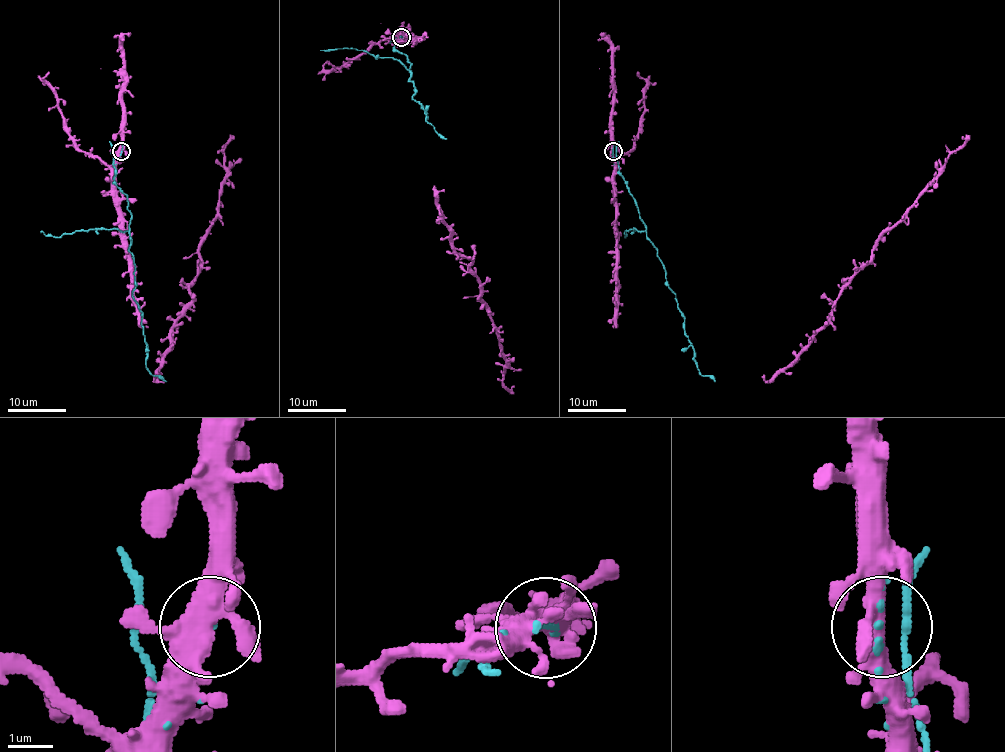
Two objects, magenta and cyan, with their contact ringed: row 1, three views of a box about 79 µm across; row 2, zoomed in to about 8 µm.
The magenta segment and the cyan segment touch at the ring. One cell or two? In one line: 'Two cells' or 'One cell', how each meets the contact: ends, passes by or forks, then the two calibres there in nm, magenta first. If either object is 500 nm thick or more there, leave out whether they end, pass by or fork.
One cell. At the ring magenta forks. At the ring cyan ends. Thickness 420 nm (magenta) against 90 nm

